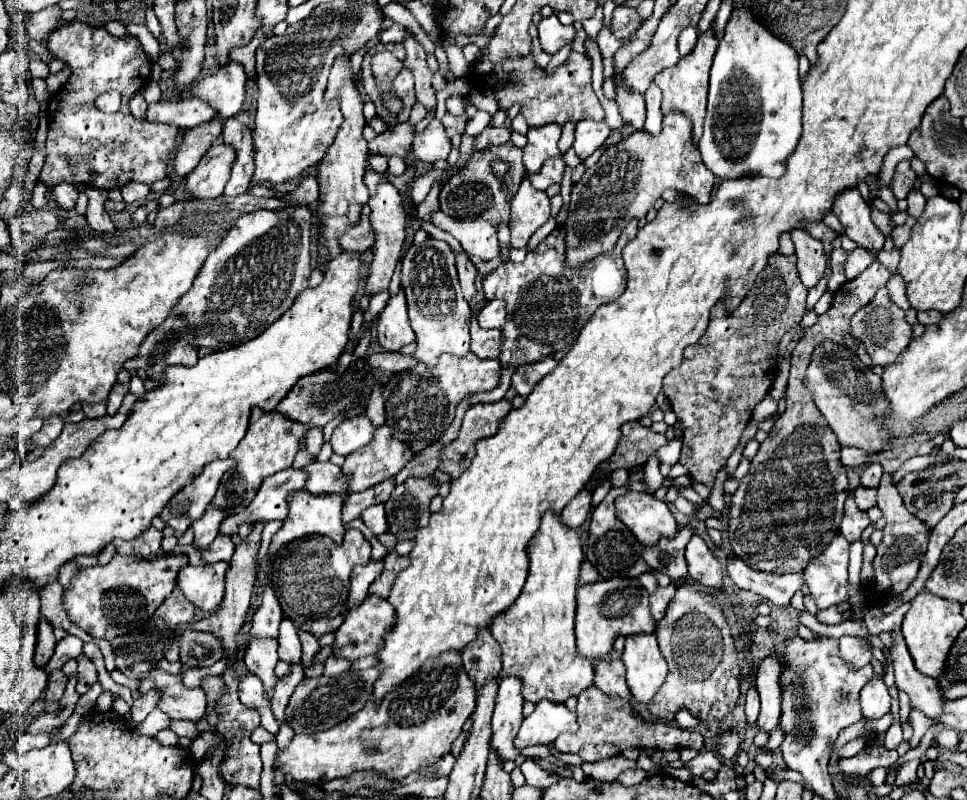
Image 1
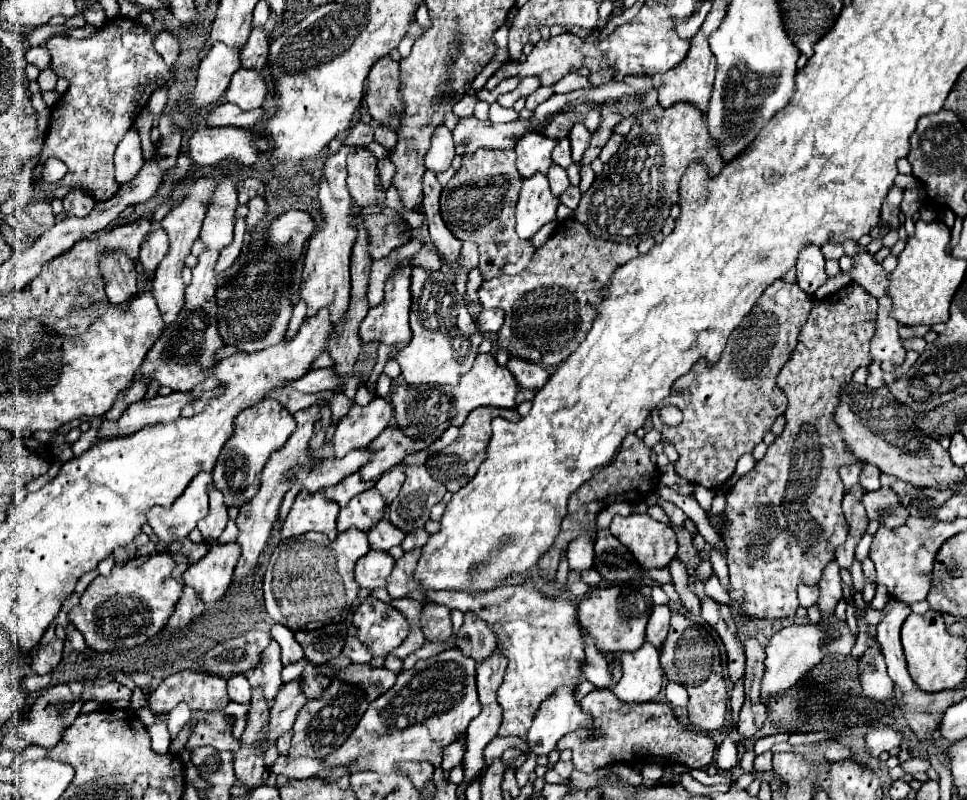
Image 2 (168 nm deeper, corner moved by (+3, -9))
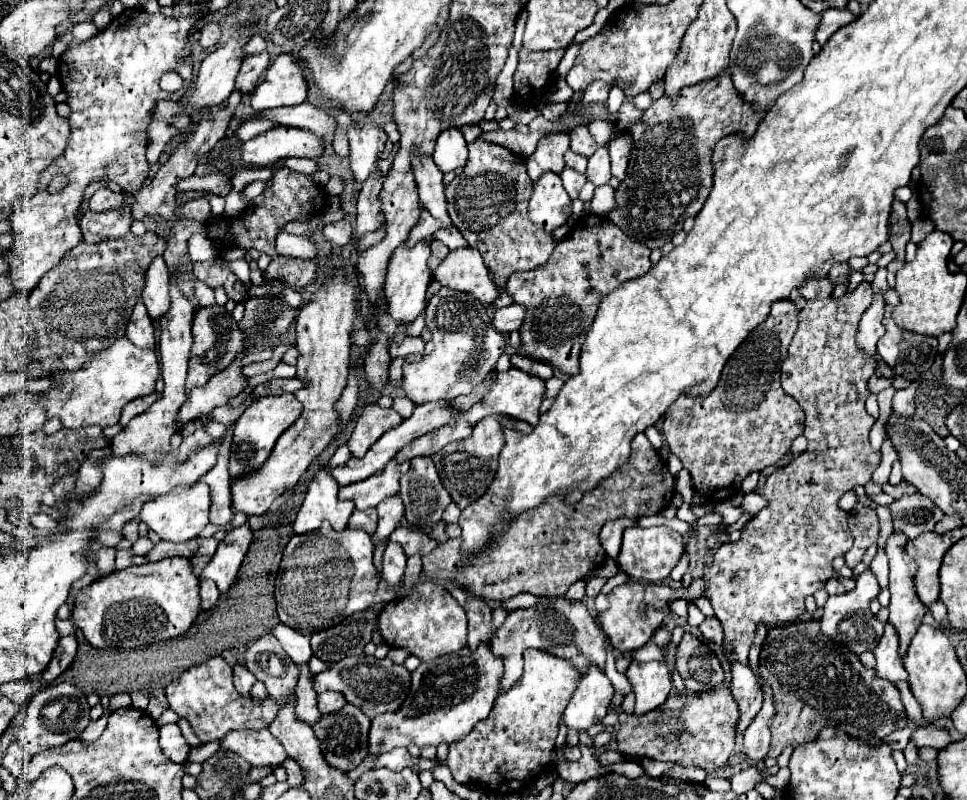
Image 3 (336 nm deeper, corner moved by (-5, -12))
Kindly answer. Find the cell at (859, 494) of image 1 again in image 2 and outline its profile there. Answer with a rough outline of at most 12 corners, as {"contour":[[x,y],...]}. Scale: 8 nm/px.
{"contour":[[892,489],[864,493],[868,519],[898,527],[908,517]]}

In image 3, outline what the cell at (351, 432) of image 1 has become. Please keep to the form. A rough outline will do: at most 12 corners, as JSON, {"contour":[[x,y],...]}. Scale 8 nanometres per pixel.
{"contour":[[368,404],[348,440],[350,452],[366,450],[404,418],[394,408]]}

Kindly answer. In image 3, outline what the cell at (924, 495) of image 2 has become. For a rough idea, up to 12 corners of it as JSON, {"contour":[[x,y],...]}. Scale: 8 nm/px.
{"contour":[[908,482],[896,486],[882,486],[882,490],[894,498],[914,494],[916,488]]}

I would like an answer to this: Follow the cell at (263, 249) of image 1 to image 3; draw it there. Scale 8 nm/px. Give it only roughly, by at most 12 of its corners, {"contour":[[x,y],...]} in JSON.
{"contour":[[346,220],[328,224],[322,232],[330,242],[350,244],[352,228]]}

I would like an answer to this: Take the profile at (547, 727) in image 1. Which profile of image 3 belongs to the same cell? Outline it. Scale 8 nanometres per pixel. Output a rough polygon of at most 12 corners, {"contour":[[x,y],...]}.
{"contour":[[590,666],[564,710],[586,730],[606,716],[614,686]]}

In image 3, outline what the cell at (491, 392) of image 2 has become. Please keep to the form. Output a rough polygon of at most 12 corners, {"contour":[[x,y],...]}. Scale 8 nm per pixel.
{"contour":[[522,370],[498,372],[488,396],[454,420],[490,414],[538,424],[546,384]]}

